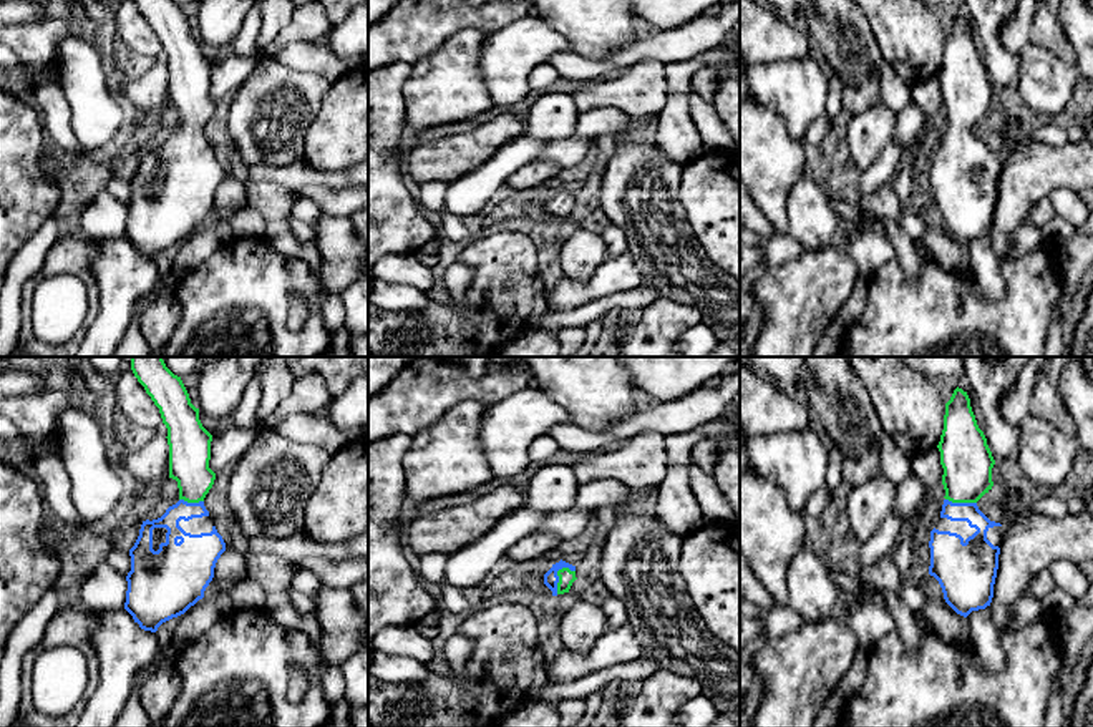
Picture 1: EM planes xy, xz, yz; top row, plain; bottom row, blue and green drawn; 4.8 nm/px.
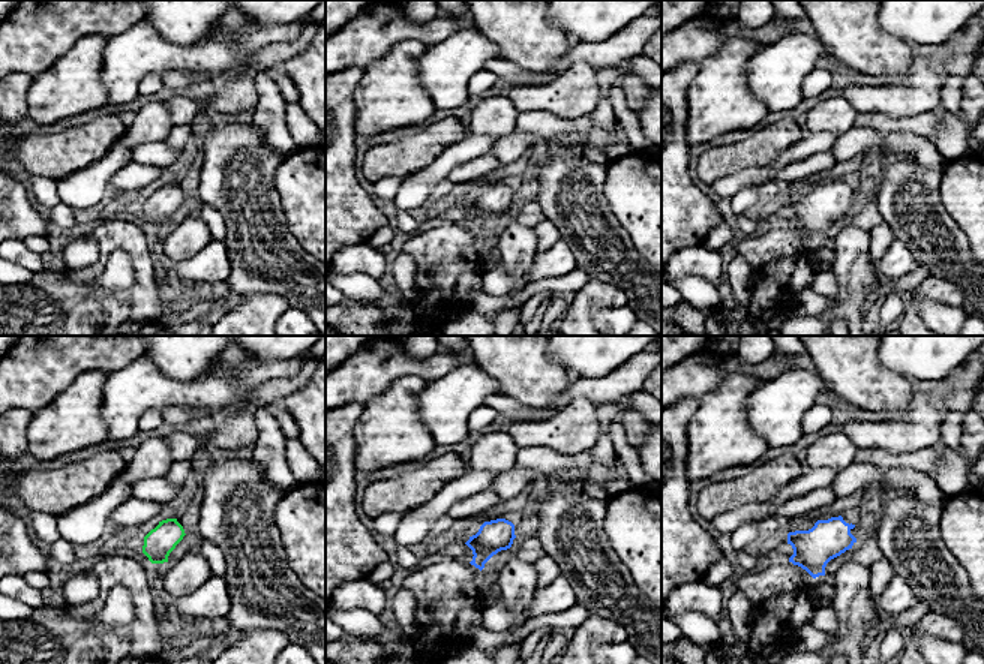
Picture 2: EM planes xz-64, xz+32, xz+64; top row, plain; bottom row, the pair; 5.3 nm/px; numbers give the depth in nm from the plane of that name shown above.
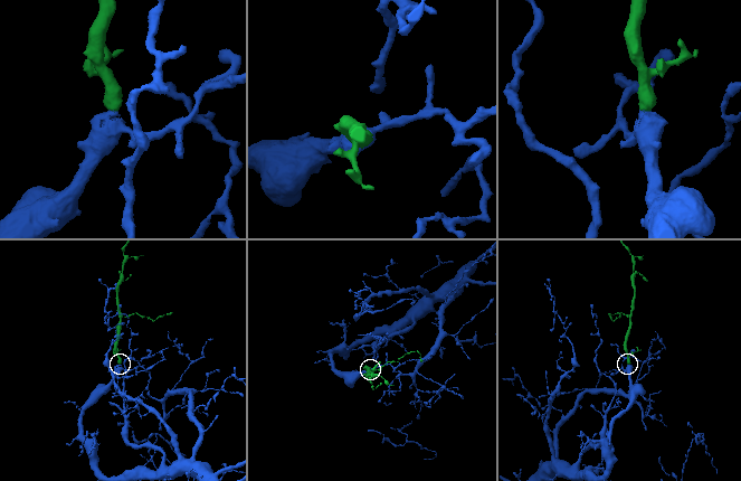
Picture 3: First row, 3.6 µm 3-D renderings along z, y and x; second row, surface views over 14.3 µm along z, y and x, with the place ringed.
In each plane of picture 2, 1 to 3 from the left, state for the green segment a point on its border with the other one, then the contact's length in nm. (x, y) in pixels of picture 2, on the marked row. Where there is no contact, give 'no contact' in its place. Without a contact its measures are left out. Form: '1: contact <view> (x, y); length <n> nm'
1: no contact
2: no contact
3: no contact

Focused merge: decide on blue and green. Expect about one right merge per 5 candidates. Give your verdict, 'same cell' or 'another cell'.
same cell

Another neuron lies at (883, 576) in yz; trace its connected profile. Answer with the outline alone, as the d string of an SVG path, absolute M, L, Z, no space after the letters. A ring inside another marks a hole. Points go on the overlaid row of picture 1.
M882 556L876 564L861 568L857 578L877 591L897 591L906 581L891 556Z

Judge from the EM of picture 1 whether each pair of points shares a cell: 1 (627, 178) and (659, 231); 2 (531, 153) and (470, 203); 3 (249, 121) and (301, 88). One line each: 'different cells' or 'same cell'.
1: same cell
2: same cell
3: same cell

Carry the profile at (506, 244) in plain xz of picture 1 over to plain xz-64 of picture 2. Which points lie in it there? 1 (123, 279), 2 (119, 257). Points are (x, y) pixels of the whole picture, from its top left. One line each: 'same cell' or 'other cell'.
1: other cell
2: other cell

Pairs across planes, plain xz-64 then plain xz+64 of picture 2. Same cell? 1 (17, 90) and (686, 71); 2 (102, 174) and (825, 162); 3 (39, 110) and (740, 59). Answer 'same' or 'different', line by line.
1: same
2: different
3: same

